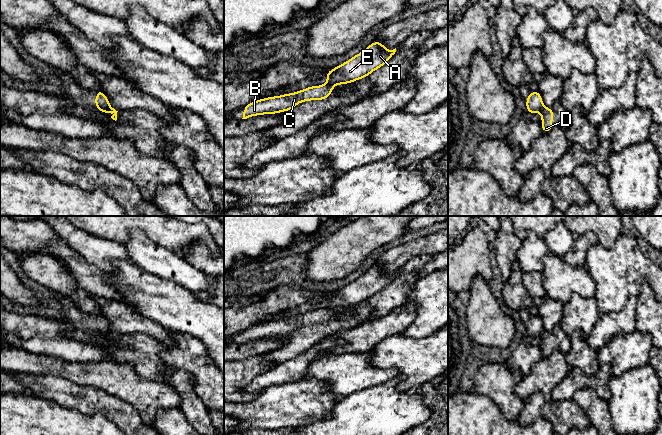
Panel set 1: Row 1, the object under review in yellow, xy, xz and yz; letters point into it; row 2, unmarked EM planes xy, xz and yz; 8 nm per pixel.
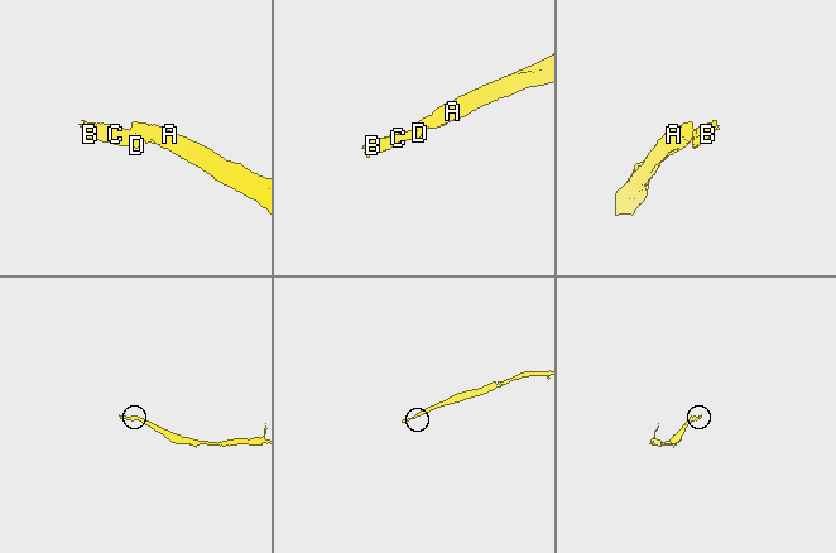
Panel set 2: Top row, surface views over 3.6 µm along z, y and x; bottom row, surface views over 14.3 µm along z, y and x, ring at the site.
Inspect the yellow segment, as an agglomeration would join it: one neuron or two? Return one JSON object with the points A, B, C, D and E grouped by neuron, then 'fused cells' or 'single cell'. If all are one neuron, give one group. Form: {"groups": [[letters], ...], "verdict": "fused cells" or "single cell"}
{"groups": [["A", "E"], ["B", "C", "D"]], "verdict": "fused cells"}

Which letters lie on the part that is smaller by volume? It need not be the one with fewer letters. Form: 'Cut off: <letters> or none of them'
Cut off: B, C, D

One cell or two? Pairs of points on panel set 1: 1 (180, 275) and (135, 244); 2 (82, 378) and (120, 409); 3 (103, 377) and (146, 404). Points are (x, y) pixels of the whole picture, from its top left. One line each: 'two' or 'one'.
1: one
2: two
3: one

